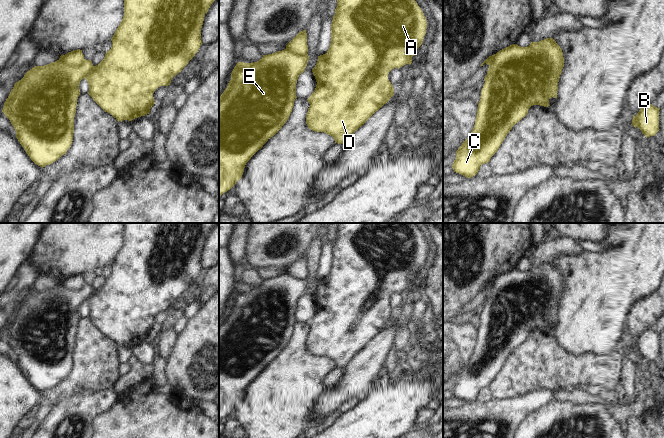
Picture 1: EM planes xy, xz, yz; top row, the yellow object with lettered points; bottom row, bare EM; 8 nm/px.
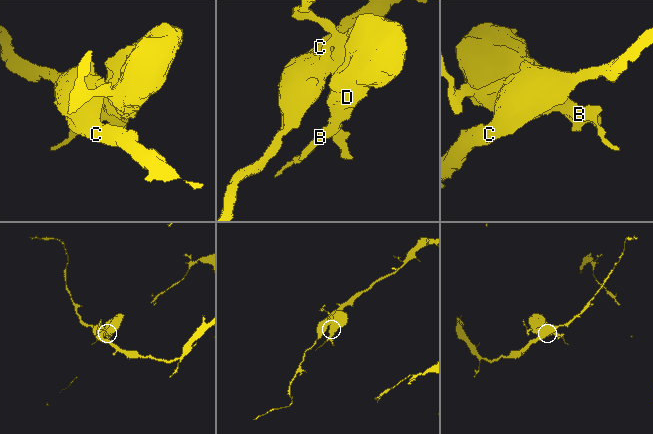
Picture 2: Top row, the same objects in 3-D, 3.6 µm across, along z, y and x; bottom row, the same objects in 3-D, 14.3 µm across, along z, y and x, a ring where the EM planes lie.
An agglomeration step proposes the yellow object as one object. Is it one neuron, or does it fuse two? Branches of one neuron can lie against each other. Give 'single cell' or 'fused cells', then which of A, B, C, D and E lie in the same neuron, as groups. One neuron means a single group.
fused cells; groups A B D / C E

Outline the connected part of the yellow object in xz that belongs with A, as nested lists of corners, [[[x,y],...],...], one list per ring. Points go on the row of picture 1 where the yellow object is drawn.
[[[337,0],[330,47],[325,54],[318,56],[312,69],[317,85],[307,99],[310,104],[306,115],[308,128],[324,132],[332,136],[335,143],[344,144],[394,95],[388,74],[394,68],[412,63],[412,57],[423,42],[426,28],[426,18],[415,0]]]

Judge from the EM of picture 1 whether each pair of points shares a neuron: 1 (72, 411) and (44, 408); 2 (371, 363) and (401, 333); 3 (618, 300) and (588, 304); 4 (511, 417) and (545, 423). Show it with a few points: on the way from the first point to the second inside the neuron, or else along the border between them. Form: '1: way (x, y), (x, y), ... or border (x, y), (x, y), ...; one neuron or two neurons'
1: border (52, 403), (49, 411), (40, 420); two neurons
2: border (392, 320), (396, 326), (394, 344); two neurons
3: way (611, 298), (598, 298), (595, 301); one neuron
4: border (543, 406), (531, 410), (517, 427); two neurons

